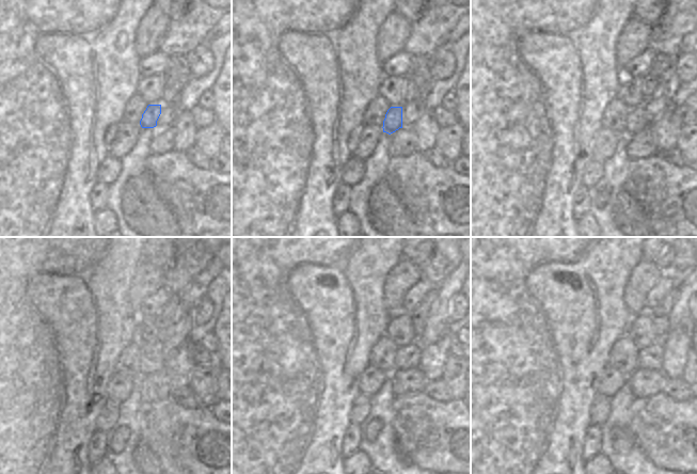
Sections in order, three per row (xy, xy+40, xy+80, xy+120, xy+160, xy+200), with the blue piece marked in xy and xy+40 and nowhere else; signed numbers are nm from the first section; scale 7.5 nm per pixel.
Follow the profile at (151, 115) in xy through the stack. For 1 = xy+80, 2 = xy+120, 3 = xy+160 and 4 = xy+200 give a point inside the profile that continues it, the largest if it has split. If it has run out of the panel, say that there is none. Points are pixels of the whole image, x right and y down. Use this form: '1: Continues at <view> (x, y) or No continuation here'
1: Continues at xy+80 (636, 120)
2: Continues at xy+120 (154, 358)
3: Continues at xy+160 (408, 357)
4: Continues at xy+200 (651, 358).

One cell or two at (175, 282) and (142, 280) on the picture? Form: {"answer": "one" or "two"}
{"answer": "two"}

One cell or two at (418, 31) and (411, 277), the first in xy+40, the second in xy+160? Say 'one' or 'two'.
two

